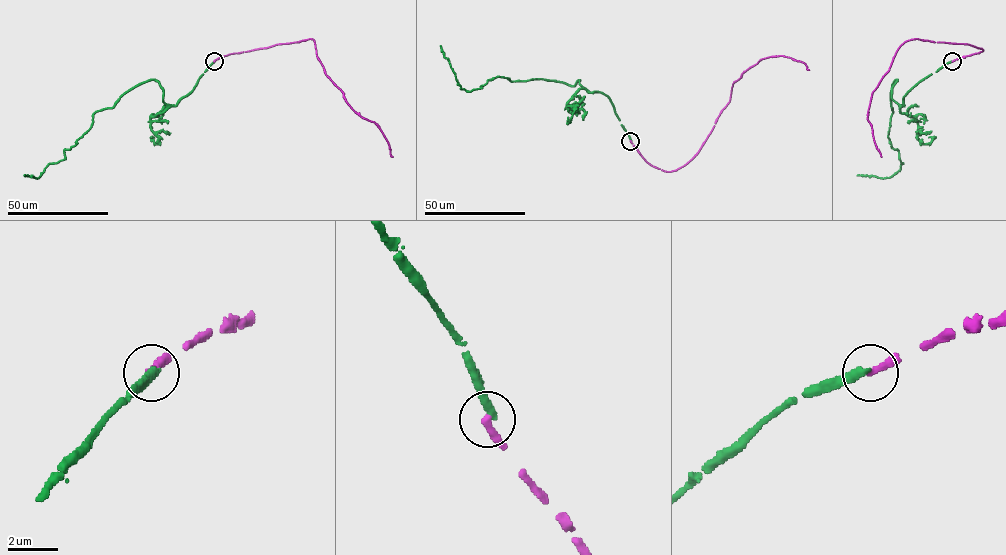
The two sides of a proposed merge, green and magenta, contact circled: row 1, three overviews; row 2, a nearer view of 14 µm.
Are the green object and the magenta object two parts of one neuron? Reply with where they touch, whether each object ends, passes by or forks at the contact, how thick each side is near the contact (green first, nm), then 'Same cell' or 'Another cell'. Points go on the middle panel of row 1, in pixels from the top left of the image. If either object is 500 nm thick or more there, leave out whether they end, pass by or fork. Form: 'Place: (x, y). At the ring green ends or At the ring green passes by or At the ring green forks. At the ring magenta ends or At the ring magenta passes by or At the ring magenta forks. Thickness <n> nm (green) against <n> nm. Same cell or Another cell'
Place: (630, 141). At the ring green ends. At the ring magenta ends. Thickness 360 nm (green) against 320 nm. Another cell

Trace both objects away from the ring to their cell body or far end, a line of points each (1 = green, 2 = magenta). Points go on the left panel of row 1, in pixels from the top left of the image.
1: (214, 61), (175, 105), (163, 101), (157, 81), (137, 84), (94, 113), (63, 160), (39, 177), (24, 175)
2: (214, 61), (236, 53), (312, 39), (324, 73), (354, 111), (381, 130), (392, 157)

